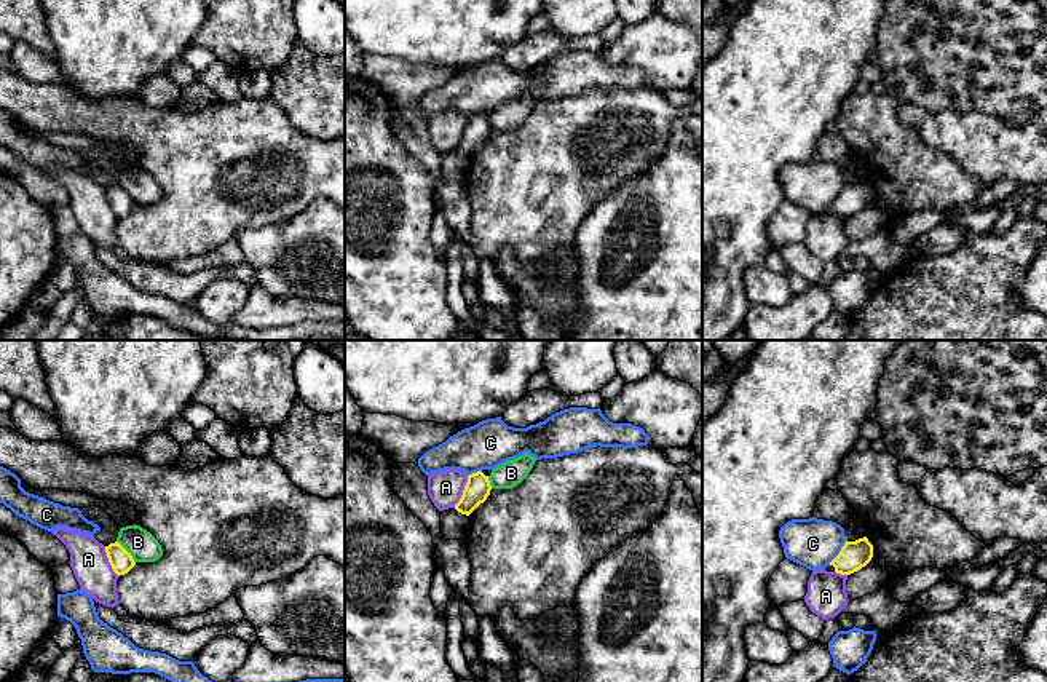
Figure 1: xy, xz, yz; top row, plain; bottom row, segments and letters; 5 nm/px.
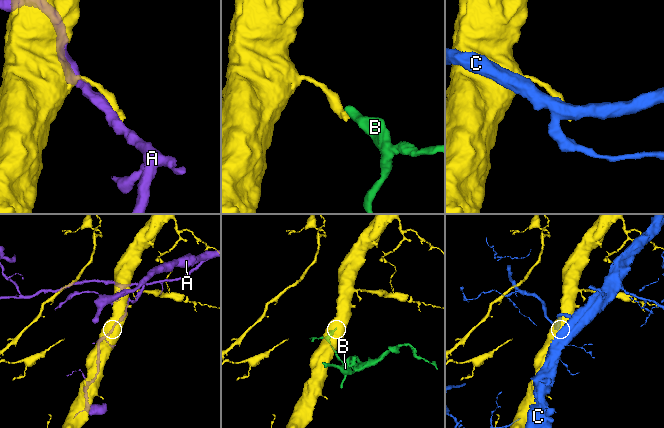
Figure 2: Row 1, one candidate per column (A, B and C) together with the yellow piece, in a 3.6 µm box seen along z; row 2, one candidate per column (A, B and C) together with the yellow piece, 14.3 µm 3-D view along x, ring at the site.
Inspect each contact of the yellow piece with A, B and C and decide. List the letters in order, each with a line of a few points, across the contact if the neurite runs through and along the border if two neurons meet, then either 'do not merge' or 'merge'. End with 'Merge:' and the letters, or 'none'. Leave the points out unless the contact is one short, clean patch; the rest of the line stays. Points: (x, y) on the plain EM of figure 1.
A: do not merge
B: xy (117, 182), (134, 205) | do not merge
C: do not merge
Merge: none

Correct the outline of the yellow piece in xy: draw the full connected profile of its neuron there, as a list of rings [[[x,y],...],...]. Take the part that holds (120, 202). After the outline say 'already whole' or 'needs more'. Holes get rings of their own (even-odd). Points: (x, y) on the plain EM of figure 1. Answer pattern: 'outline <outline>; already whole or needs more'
outline [[[118,184],[105,188],[105,195],[118,219],[128,216],[136,208],[132,198]]]; already whole

